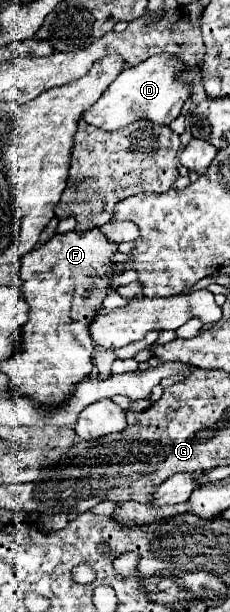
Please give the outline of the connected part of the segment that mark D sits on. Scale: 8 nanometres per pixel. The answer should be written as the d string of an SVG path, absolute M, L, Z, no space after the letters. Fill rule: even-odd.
M155 55L135 67L125 67L121 75L107 87L101 99L83 113L83 119L105 131L123 129L135 123L137 119L149 119L159 125L171 125L171 121L179 117L185 99L191 95L189 87L173 79L173 71L177 71L177 67L181 67L181 61L173 59L173 55Z

